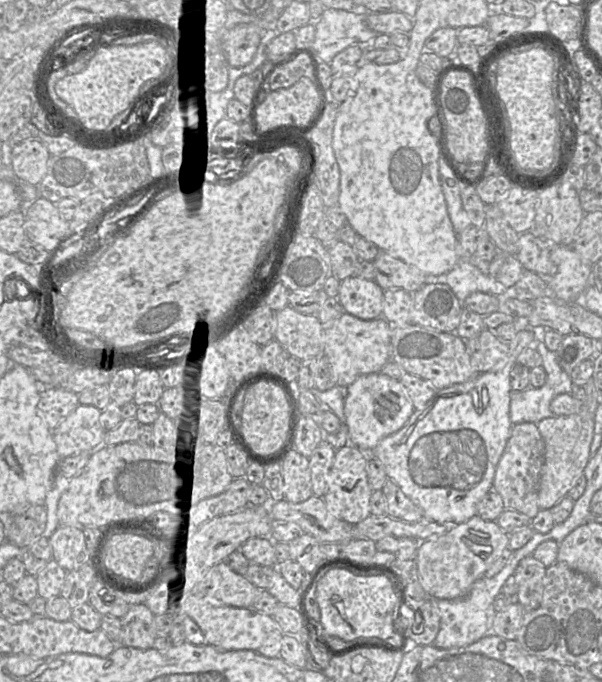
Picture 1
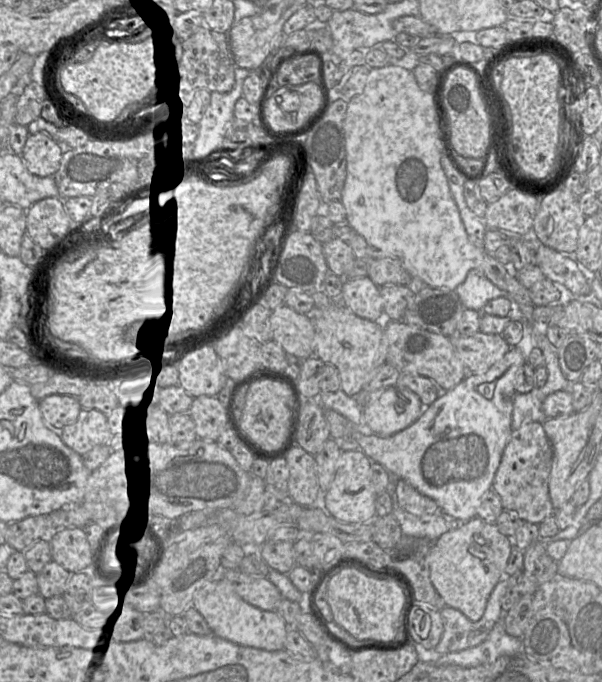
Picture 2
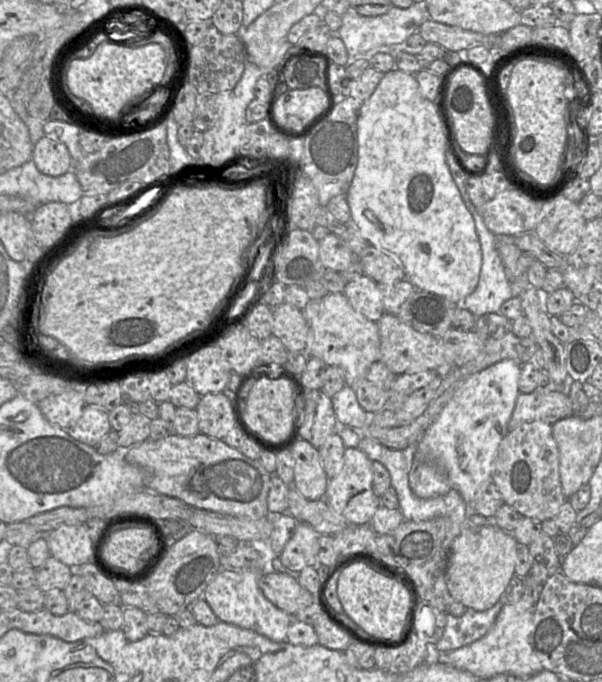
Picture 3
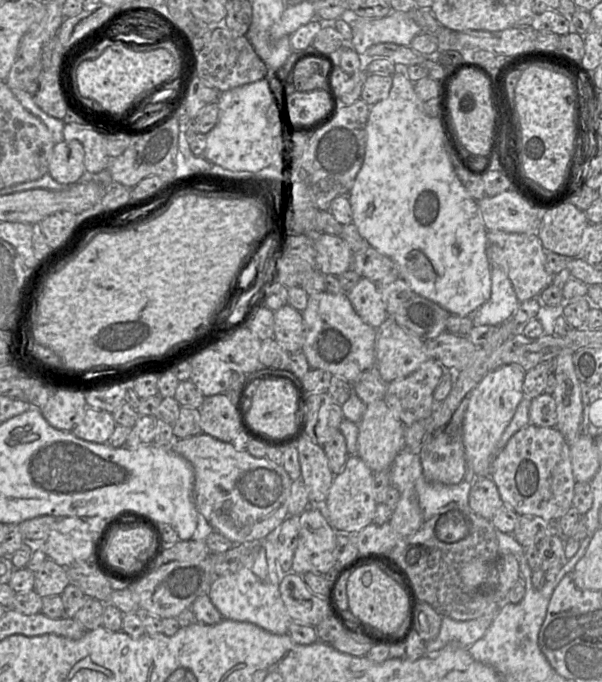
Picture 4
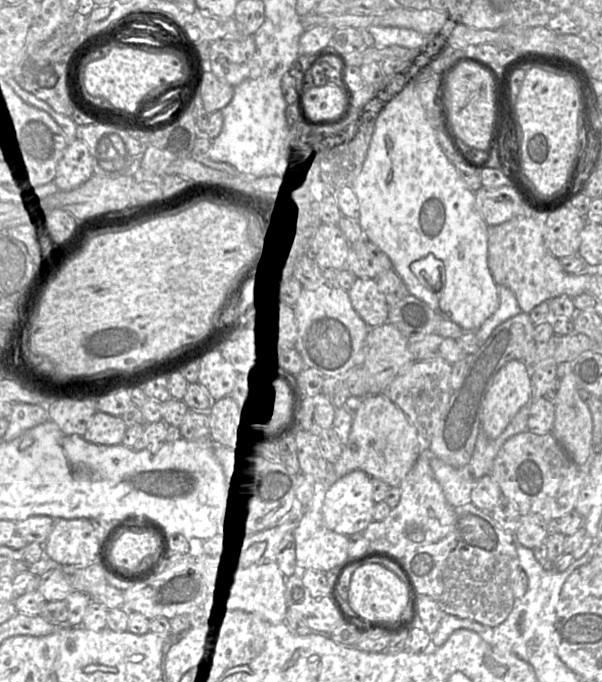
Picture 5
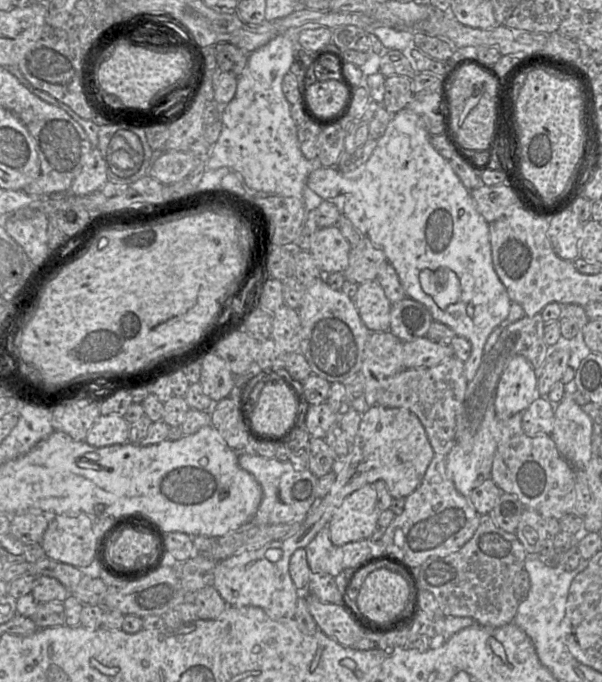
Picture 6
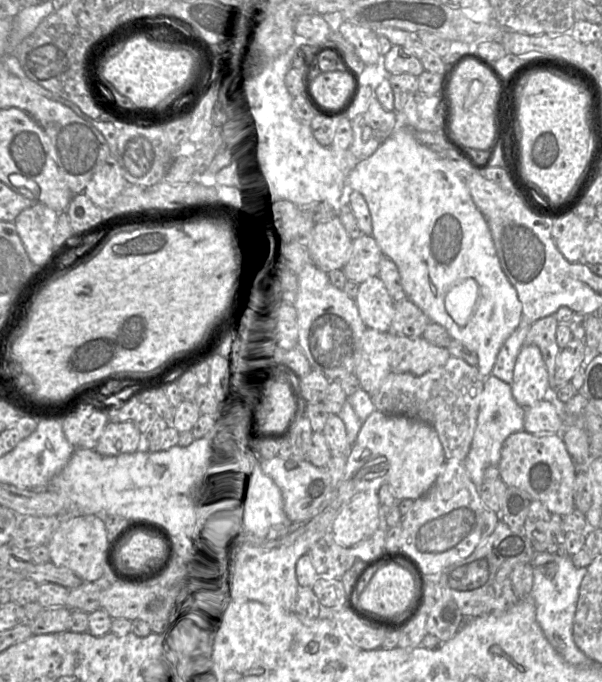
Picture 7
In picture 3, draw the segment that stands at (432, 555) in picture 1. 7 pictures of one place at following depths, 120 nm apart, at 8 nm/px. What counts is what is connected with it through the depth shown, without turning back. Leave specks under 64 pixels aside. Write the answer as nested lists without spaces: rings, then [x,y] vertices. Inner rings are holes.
[[[470,515],[452,545],[446,572],[451,596],[467,609],[484,611],[504,596],[515,574],[517,541],[513,535],[496,525],[470,526]]]

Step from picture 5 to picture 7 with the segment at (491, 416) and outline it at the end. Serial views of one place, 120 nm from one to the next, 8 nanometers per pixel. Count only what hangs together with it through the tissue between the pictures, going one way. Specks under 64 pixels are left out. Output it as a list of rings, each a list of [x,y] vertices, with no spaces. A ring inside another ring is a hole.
[[[524,344],[521,348],[513,369],[511,391],[523,408],[549,397],[548,370],[536,345]]]

